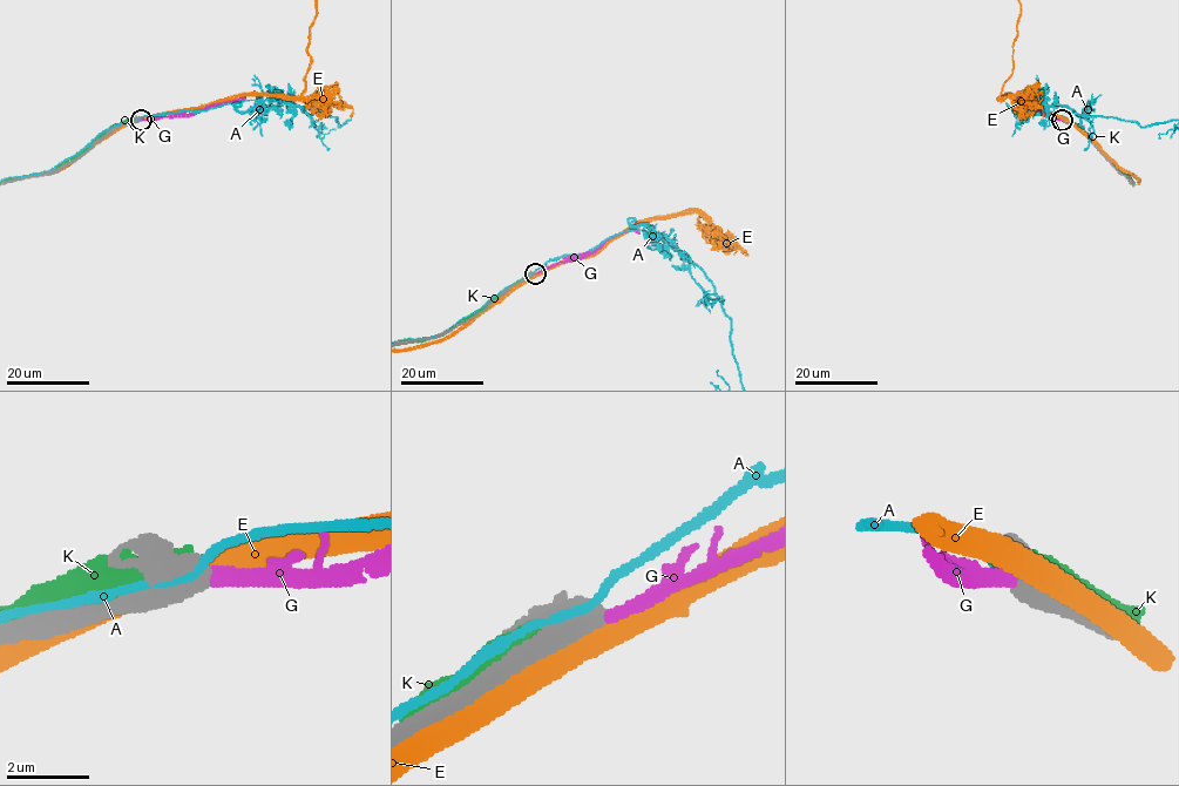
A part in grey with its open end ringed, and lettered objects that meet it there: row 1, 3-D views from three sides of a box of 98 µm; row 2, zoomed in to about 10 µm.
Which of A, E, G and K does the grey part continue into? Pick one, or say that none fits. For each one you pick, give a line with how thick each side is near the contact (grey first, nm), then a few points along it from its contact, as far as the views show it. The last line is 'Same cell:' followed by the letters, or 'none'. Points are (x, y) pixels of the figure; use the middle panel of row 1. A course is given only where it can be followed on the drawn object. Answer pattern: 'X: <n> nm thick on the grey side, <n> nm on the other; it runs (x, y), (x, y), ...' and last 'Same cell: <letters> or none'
G: 600 nm thick on the grey side, 360 nm on the other; it runs (535, 273), (594, 253), (617, 235), (639, 232)
Same cell: G

